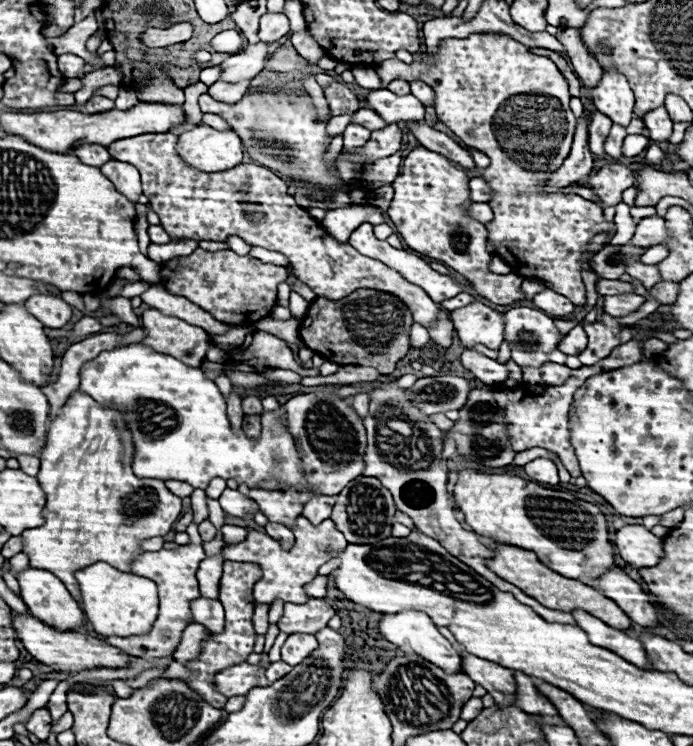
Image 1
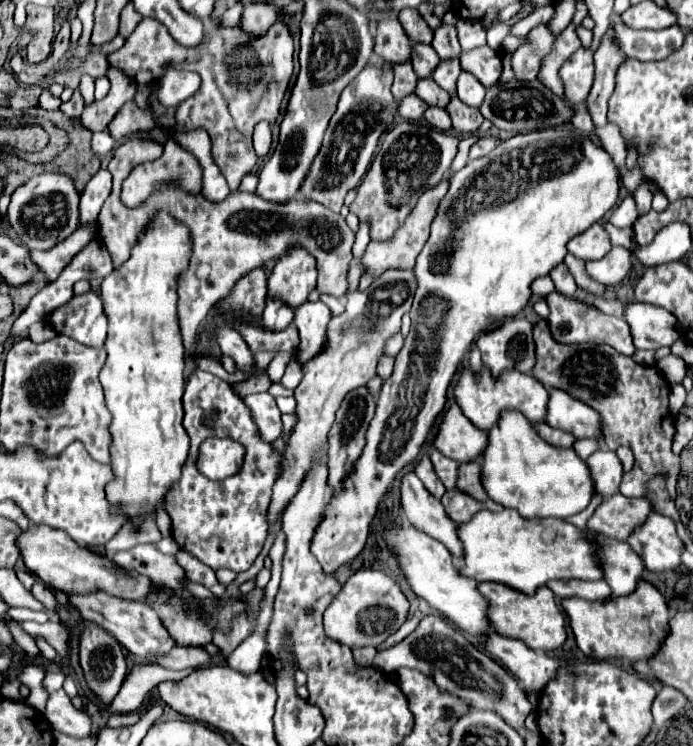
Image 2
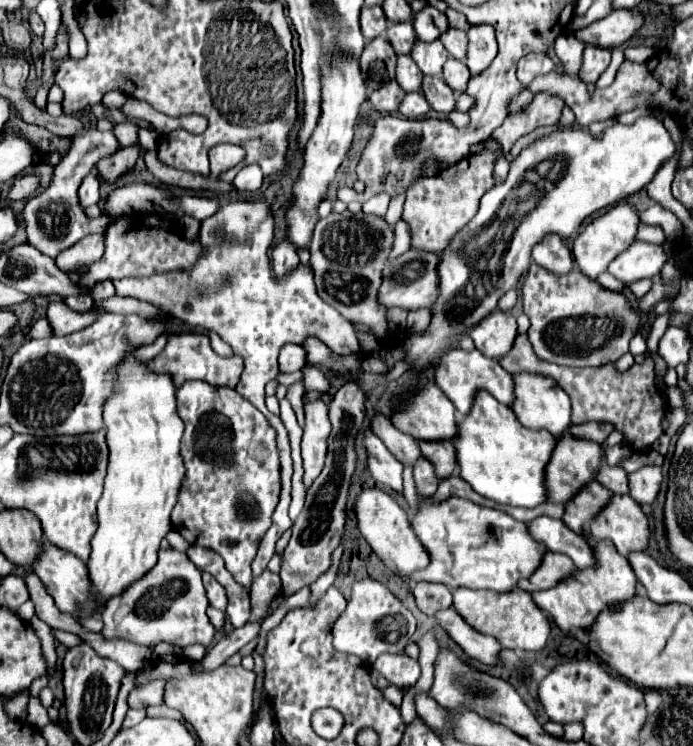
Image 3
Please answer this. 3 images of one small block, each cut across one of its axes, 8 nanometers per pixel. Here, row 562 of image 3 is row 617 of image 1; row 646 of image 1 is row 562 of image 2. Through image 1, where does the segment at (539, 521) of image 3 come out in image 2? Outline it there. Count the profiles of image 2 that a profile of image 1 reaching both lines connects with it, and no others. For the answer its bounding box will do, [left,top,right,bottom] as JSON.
[604,540,644,596]

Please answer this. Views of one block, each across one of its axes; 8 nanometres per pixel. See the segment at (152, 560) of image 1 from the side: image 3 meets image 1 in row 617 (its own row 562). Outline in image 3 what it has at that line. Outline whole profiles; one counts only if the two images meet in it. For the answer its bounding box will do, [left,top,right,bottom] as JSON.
[102,548,216,648]

